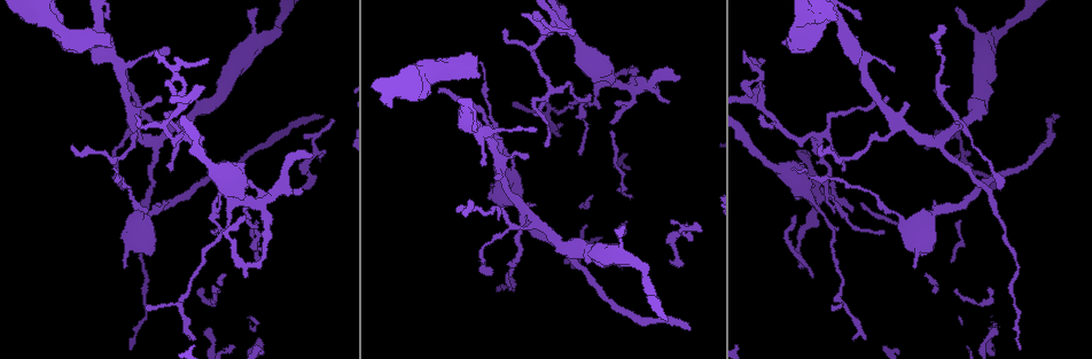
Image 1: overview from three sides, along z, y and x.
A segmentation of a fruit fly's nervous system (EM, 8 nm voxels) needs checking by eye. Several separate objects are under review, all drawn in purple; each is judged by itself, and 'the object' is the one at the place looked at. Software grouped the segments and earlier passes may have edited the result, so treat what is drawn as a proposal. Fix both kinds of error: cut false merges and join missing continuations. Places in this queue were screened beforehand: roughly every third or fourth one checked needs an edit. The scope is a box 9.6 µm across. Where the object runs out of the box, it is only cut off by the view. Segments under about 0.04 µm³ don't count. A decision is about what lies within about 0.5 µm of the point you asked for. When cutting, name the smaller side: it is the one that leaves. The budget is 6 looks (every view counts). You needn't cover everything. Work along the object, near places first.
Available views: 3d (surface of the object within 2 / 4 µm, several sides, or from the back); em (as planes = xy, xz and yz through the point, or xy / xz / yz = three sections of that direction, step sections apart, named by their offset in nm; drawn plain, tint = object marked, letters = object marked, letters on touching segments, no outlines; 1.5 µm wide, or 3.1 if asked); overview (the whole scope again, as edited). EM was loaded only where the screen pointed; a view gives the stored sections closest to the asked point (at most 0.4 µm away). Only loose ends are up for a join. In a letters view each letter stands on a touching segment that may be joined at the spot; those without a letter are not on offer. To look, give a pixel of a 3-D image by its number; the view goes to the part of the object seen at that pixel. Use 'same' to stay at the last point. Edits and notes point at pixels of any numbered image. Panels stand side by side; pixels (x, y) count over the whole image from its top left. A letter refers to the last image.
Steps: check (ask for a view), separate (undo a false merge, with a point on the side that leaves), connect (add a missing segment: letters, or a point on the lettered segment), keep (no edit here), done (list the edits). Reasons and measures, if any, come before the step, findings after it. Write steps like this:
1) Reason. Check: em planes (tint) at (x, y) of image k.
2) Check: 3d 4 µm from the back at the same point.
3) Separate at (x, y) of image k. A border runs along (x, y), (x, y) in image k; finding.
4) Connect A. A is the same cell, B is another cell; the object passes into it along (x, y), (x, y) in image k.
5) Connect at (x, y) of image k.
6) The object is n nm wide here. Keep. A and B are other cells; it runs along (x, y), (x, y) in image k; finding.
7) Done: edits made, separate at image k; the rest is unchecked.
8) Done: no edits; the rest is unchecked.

Check: em planes (letters) at (759, 103) of image 1.

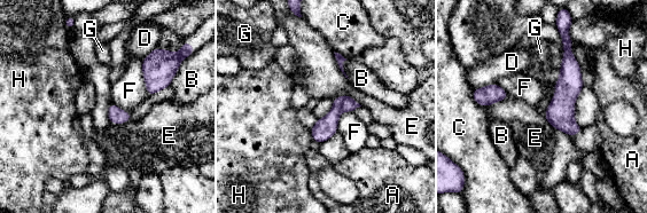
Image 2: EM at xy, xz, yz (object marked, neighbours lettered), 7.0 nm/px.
Keep. A, B, C, D, E, F, G and H are other cells; it runs along (567, 40), (567, 124), (574, 132) in image 2; all the same neuron.

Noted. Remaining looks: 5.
Branch stops here. Check: em yz step 8 (letters) at (391, 107) of image 1.

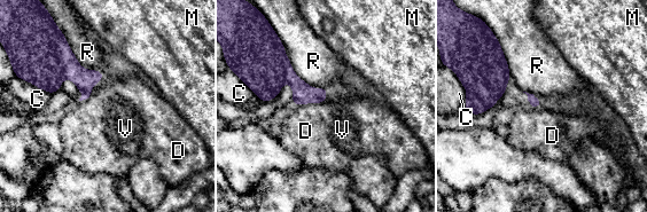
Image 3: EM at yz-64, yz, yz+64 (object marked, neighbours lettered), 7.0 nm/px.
Check: em planes (letters) at the same point.

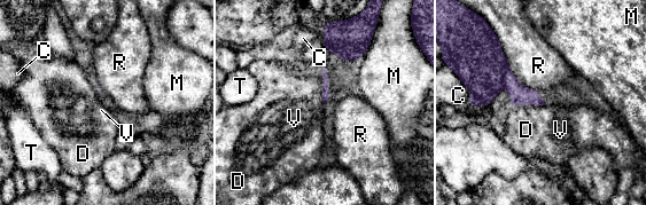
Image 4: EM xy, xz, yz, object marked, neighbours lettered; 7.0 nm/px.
Keep. C, D, M, R, T and V are other cells; no lettered segment goes on from it.

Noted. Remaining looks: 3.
An open end. Check: em planes (letters) at (109, 36) of image 1.

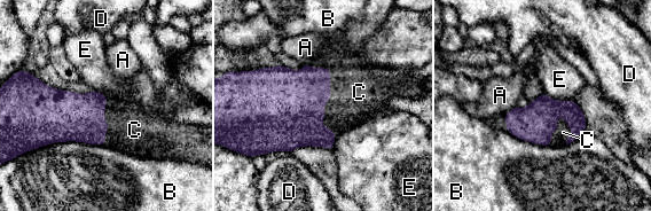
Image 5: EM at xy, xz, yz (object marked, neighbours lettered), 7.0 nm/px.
The object is 240 nm wide here. Connect C. C is the same cell, A, B, D and E are other cells; the object passes into it along (288, 104), (323, 104), (354, 92) in image 5; it goes on there.

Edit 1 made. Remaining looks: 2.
Done: edits made, connect at image 5; the rest is unchecked.

